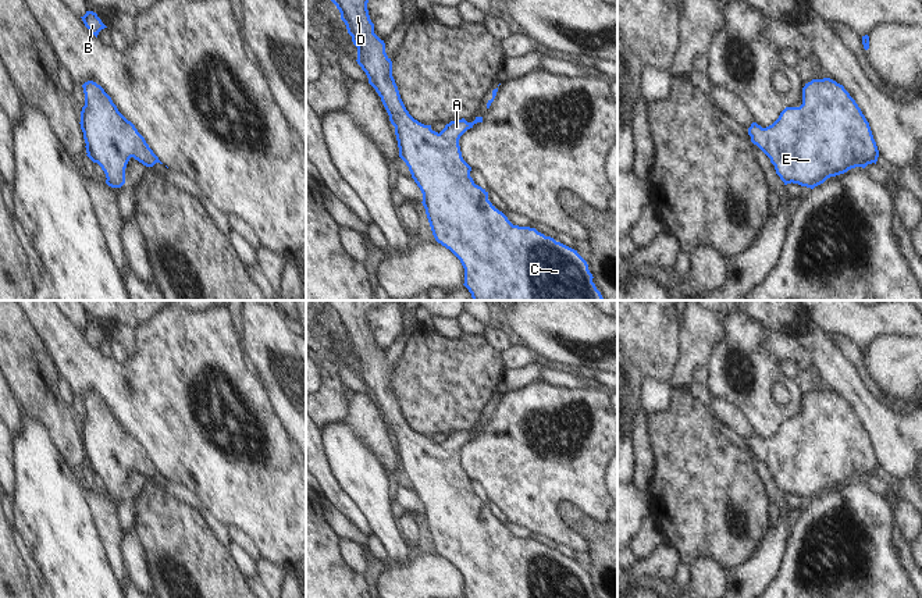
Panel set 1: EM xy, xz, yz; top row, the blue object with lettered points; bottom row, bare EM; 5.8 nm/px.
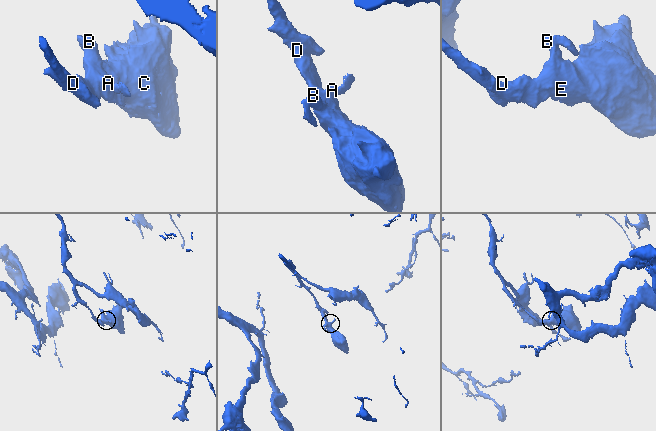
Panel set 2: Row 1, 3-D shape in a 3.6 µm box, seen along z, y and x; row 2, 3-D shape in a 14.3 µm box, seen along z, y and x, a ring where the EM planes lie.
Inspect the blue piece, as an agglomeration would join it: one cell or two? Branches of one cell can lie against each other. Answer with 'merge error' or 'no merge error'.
no merge error

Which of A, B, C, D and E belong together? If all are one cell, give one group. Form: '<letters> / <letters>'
A B C D E

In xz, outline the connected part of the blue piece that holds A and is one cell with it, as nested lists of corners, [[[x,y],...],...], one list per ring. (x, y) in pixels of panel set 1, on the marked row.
[[[331,0],[341,13],[348,33],[357,47],[357,64],[366,72],[369,83],[375,89],[395,127],[399,147],[399,157],[406,163],[412,178],[423,193],[423,206],[438,243],[449,249],[464,268],[464,286],[471,293],[473,300],[605,300],[592,282],[592,274],[587,261],[577,250],[545,236],[535,228],[513,225],[508,217],[499,211],[490,200],[488,192],[476,185],[470,177],[471,167],[463,160],[459,139],[474,124],[483,122],[483,117],[476,117],[473,122],[464,118],[451,121],[438,134],[431,125],[424,125],[414,120],[406,110],[395,79],[392,76],[392,61],[385,53],[385,43],[374,33],[374,24],[370,19],[369,0]]]

